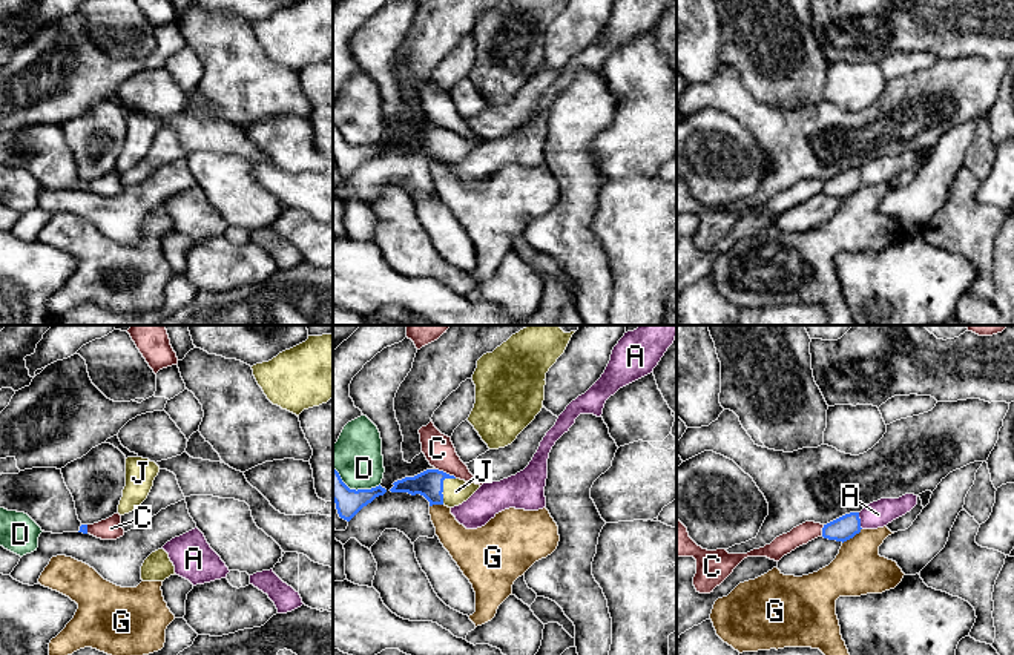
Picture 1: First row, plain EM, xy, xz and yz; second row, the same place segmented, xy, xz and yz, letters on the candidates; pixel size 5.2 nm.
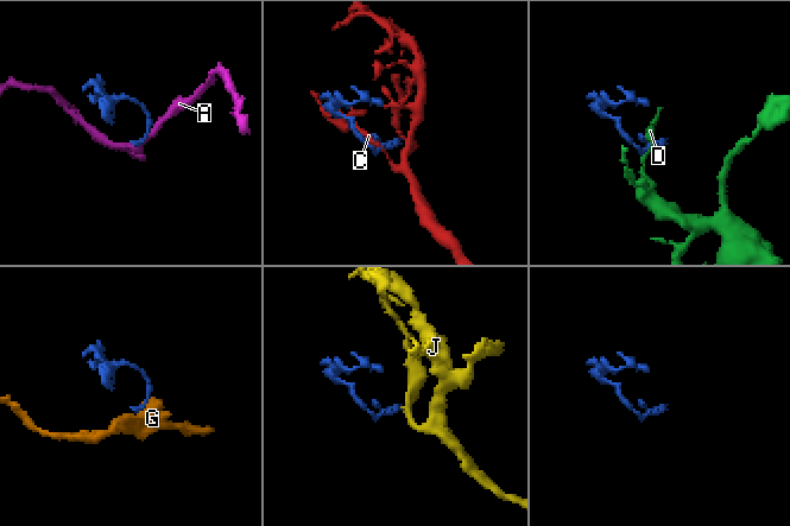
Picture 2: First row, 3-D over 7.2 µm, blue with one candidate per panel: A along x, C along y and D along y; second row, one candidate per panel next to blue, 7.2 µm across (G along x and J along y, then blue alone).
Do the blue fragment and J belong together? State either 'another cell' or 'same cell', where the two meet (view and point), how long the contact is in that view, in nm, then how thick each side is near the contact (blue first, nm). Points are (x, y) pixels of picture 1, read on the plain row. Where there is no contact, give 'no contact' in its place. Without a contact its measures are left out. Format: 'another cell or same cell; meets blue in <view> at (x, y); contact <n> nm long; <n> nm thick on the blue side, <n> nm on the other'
same cell; meets blue in xz at (442, 143); contact 160 nm long; 140 nm thick on the blue side, 140 nm on the other

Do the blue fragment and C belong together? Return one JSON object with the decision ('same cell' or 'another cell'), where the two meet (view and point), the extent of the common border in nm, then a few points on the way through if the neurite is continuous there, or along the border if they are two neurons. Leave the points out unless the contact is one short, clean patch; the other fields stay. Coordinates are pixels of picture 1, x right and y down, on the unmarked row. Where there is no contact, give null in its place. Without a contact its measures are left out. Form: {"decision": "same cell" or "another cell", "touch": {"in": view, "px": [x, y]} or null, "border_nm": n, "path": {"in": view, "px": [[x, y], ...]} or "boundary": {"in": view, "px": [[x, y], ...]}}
{"decision": "another cell", "touch": {"in": "xz", "px": [445, 129]}, "border_nm": 120}

